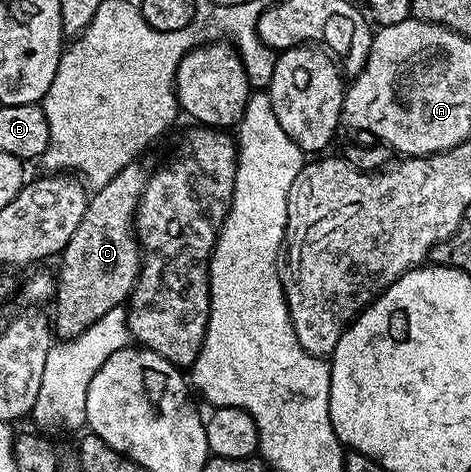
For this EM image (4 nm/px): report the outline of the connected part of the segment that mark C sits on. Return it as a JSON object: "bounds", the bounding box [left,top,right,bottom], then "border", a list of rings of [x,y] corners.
{"bounds":[54,163,150,340],"border":[[[142,163],[126,165],[122,173],[91,192],[74,237],[70,237],[58,256],[60,272],[54,275],[54,331],[61,340],[73,339],[94,325],[94,321],[106,317],[110,309],[127,304],[134,289],[140,275],[140,245],[136,242],[134,216],[150,174]]]}

